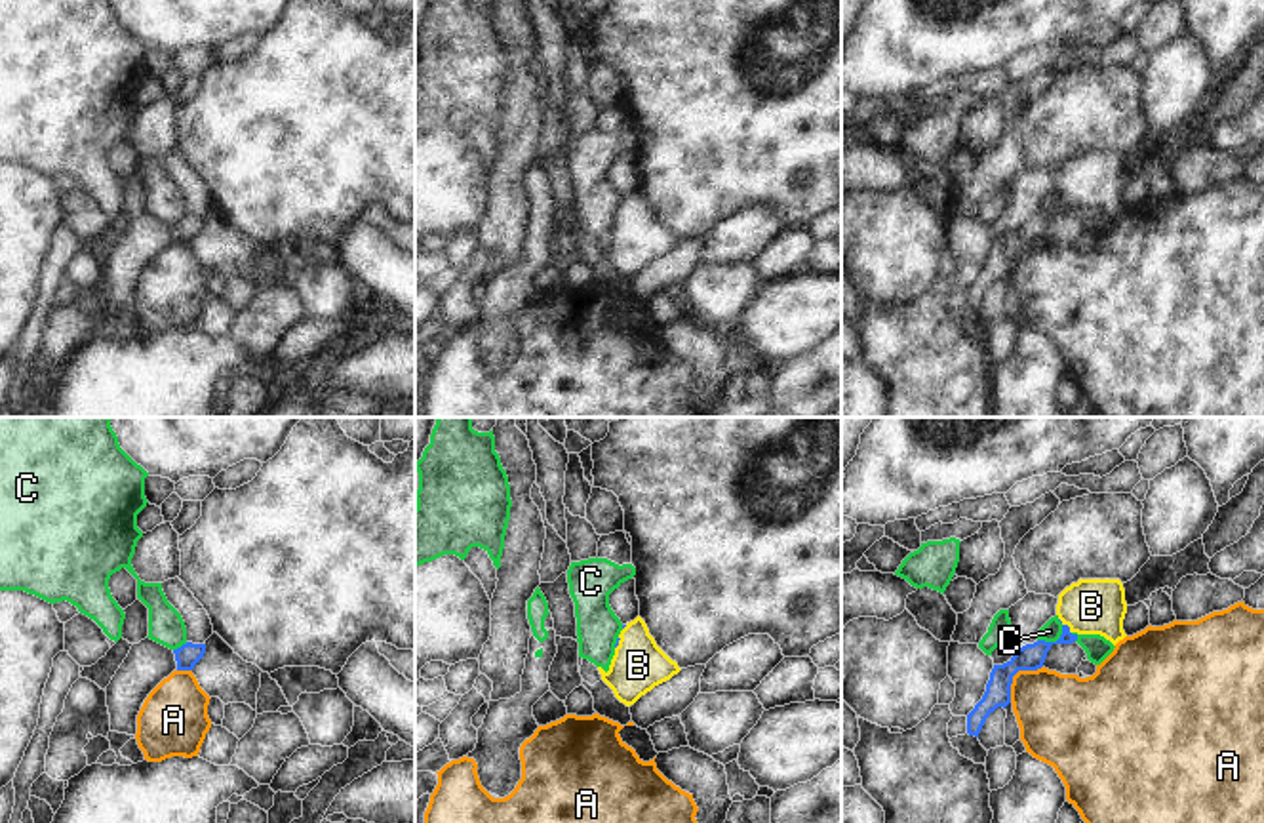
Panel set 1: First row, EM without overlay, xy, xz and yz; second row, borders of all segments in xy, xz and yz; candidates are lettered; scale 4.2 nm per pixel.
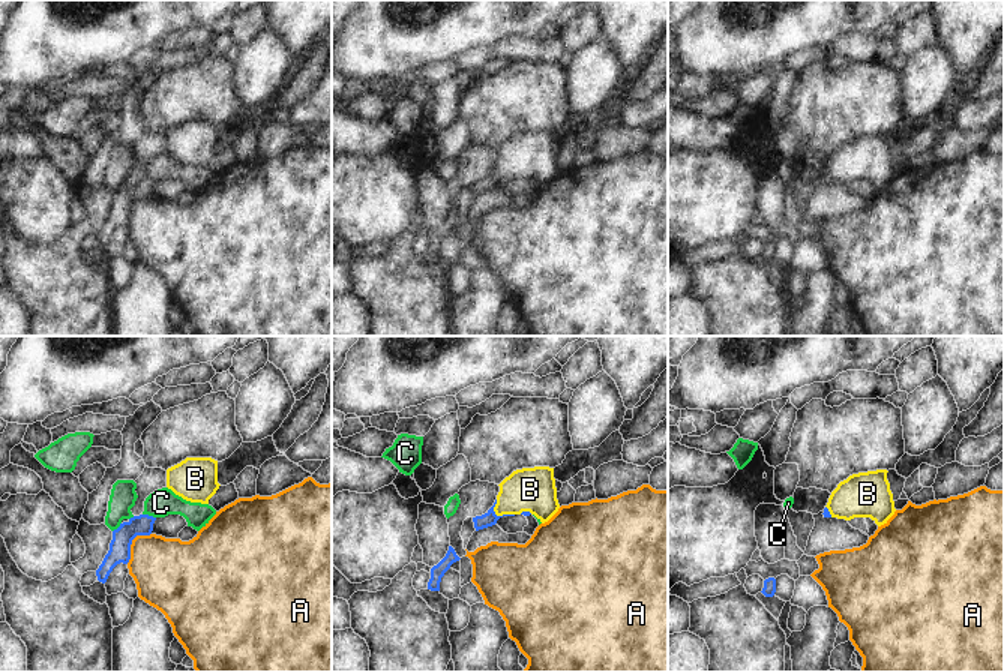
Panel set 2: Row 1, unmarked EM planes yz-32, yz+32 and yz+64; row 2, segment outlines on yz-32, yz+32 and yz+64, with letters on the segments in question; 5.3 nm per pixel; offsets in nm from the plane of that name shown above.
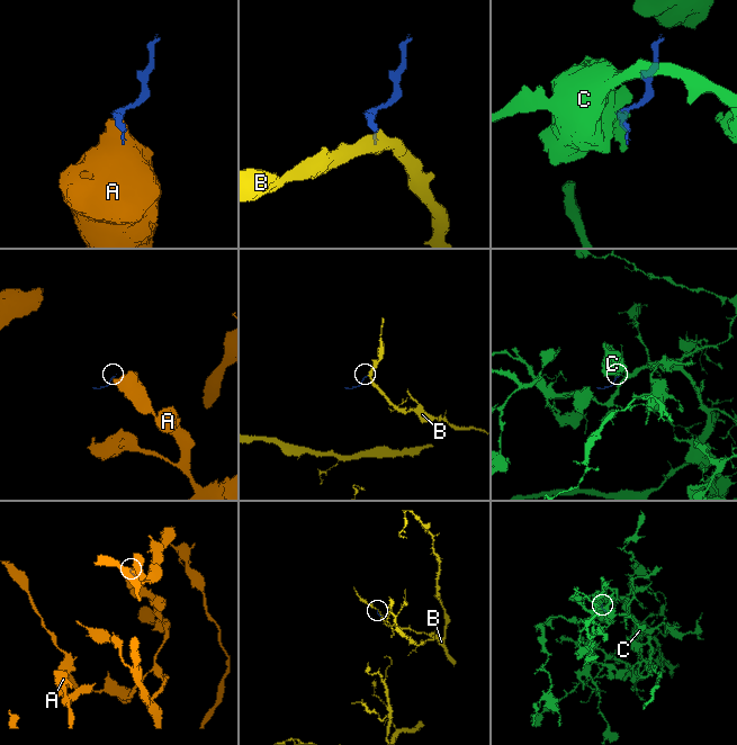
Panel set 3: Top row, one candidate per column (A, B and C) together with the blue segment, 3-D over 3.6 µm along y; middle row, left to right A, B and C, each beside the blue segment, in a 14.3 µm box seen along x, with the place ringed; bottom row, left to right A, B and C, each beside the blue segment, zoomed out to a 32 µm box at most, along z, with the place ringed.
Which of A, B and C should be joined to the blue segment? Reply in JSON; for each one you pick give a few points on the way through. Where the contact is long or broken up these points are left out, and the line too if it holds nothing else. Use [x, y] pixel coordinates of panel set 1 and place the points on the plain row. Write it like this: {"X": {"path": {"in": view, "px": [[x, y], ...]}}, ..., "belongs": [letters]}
{"B": {"path": {"in": "yz", "px": [[1032, 229], [1057, 216], [1066, 199], [1084, 181], [1091, 180]]}}, "belongs": ["B"]}

